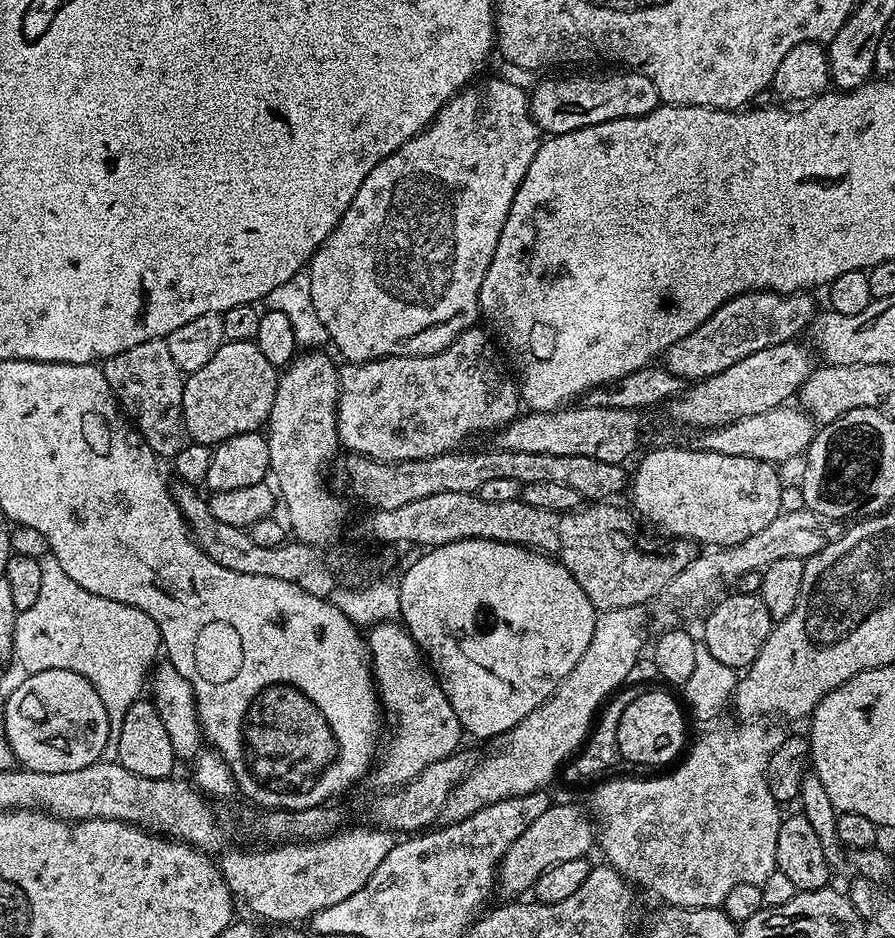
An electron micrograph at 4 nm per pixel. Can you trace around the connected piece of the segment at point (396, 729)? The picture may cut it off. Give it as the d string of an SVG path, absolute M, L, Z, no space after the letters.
M403 623L372 625L367 629L366 643L368 654L372 658L372 678L376 694L380 697L383 711L392 712L392 737L379 753L374 776L376 772L377 782L385 784L385 789L392 790L410 783L415 776L422 774L422 770L426 770L426 766L456 753L461 747L462 729L458 722L458 714L454 714L454 706L450 706L435 672Z

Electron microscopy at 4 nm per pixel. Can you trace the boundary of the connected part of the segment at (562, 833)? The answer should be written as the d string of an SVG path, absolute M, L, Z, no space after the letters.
M553 803L541 814L506 850L498 869L498 888L508 898L520 898L524 891L531 889L536 879L547 868L554 867L558 862L570 862L574 858L582 858L594 848L594 824L587 815L583 816L572 804Z

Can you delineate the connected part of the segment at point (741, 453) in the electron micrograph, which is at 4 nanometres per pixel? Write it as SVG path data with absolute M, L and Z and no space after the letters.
M796 406L771 408L750 418L738 418L721 428L706 428L695 433L691 447L702 452L730 454L738 458L758 458L768 464L783 465L783 460L803 457L812 444L814 421L807 412Z

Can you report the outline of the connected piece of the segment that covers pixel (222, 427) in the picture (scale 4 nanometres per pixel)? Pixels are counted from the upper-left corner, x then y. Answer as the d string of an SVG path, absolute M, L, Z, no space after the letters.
M255 340L225 342L202 370L185 375L182 418L187 439L215 446L238 434L260 432L274 406L277 379L277 368L258 350Z

